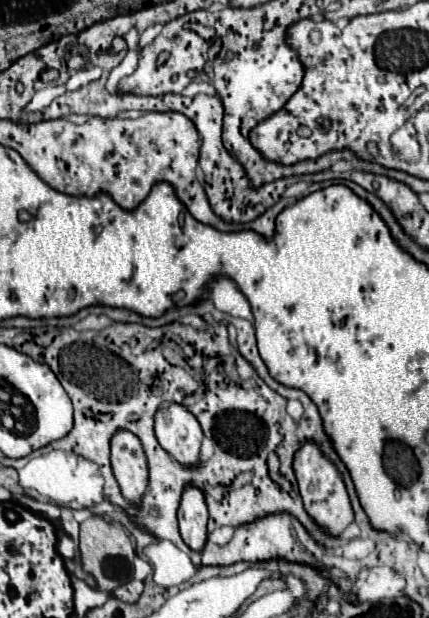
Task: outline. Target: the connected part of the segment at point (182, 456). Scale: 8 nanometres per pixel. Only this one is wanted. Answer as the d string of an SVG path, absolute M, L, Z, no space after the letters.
M173 403L169 409L157 411L155 435L159 445L183 467L195 467L201 461L201 425L183 405Z

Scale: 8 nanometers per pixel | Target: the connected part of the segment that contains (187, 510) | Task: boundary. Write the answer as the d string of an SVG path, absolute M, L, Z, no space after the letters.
M195 487L185 489L177 515L185 545L193 551L201 551L207 543L207 503L203 491Z

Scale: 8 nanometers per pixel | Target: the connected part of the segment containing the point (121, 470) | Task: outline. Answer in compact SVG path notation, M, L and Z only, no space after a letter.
M117 431L113 435L111 467L123 497L131 501L135 507L139 507L149 475L147 475L147 459L137 435L129 431Z

